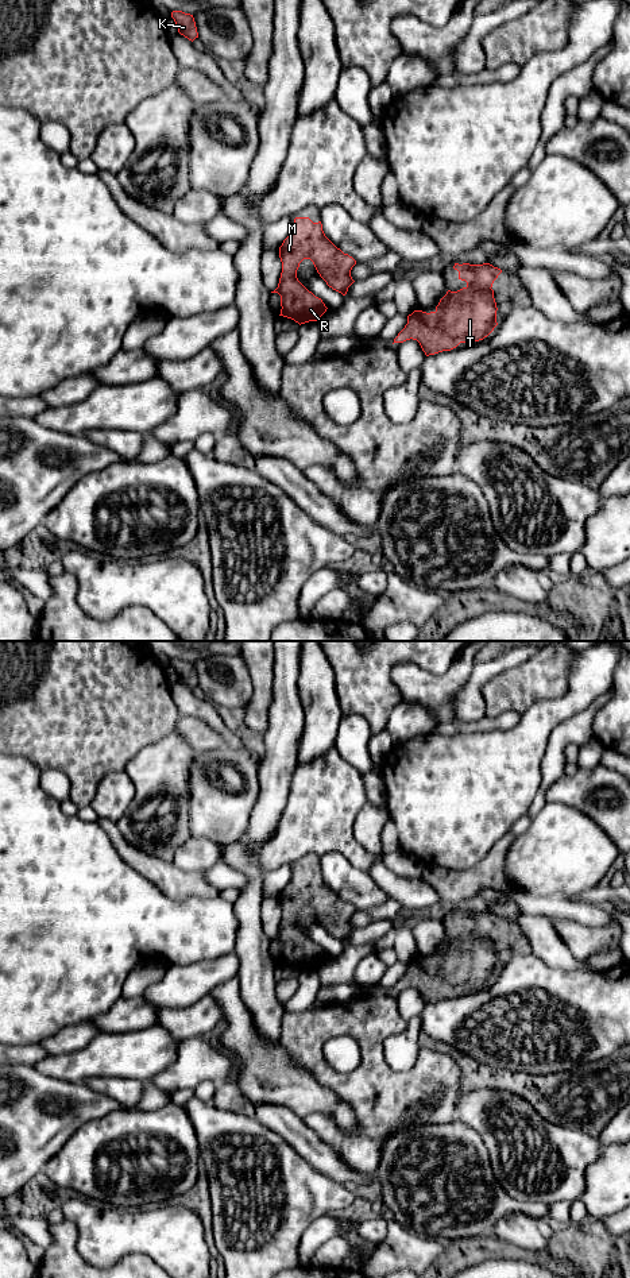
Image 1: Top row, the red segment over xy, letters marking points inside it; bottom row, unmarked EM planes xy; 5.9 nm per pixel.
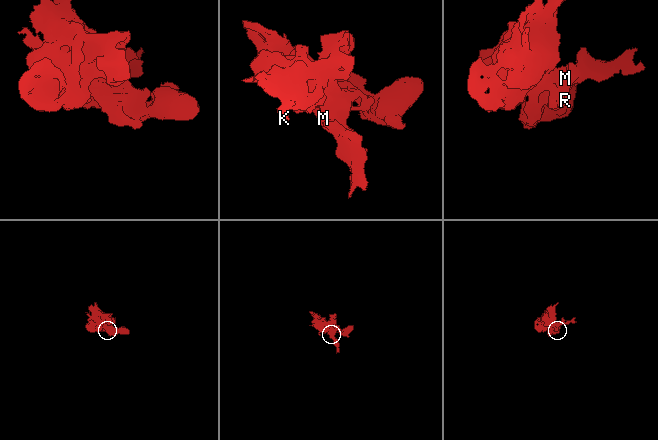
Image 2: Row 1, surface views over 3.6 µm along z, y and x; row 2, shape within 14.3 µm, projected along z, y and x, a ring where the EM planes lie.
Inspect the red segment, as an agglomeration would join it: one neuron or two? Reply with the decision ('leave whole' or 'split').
leave whole

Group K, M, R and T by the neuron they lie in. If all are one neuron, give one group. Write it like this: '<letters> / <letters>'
K M R T

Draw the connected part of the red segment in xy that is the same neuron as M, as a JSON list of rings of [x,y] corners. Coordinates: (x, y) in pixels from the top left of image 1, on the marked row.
[[[295,217],[294,228],[295,231],[279,247],[282,273],[278,287],[271,293],[281,296],[279,316],[301,325],[317,321],[328,308],[298,281],[299,263],[310,259],[326,285],[345,296],[355,282],[351,270],[356,260],[325,236],[321,221],[313,223],[309,217]]]

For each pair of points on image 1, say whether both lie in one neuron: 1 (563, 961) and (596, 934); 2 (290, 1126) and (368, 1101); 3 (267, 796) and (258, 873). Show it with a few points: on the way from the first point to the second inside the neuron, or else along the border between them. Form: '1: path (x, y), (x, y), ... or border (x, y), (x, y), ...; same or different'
1: border (553, 926), (567, 949), (582, 961); different
2: border (302, 1119), (327, 1143); different
3: path (265, 815), (261, 829), (250, 842), (250, 854); same

